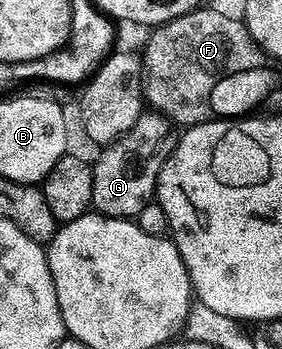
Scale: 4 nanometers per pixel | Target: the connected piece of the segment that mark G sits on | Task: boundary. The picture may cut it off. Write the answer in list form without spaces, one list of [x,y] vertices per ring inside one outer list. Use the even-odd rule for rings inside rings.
[[[145,112],[123,136],[106,145],[99,160],[92,165],[92,209],[99,215],[128,219],[152,201],[160,168],[170,152],[170,123],[160,113]],[[168,142],[168,144],[167,144]]]

